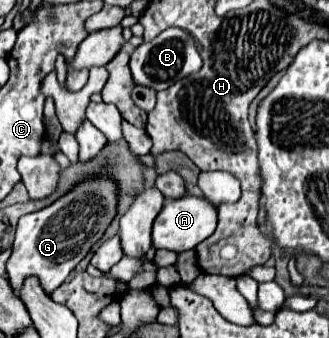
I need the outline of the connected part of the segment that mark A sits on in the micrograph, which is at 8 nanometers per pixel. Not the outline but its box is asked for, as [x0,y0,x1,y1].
[153,194,217,254]

